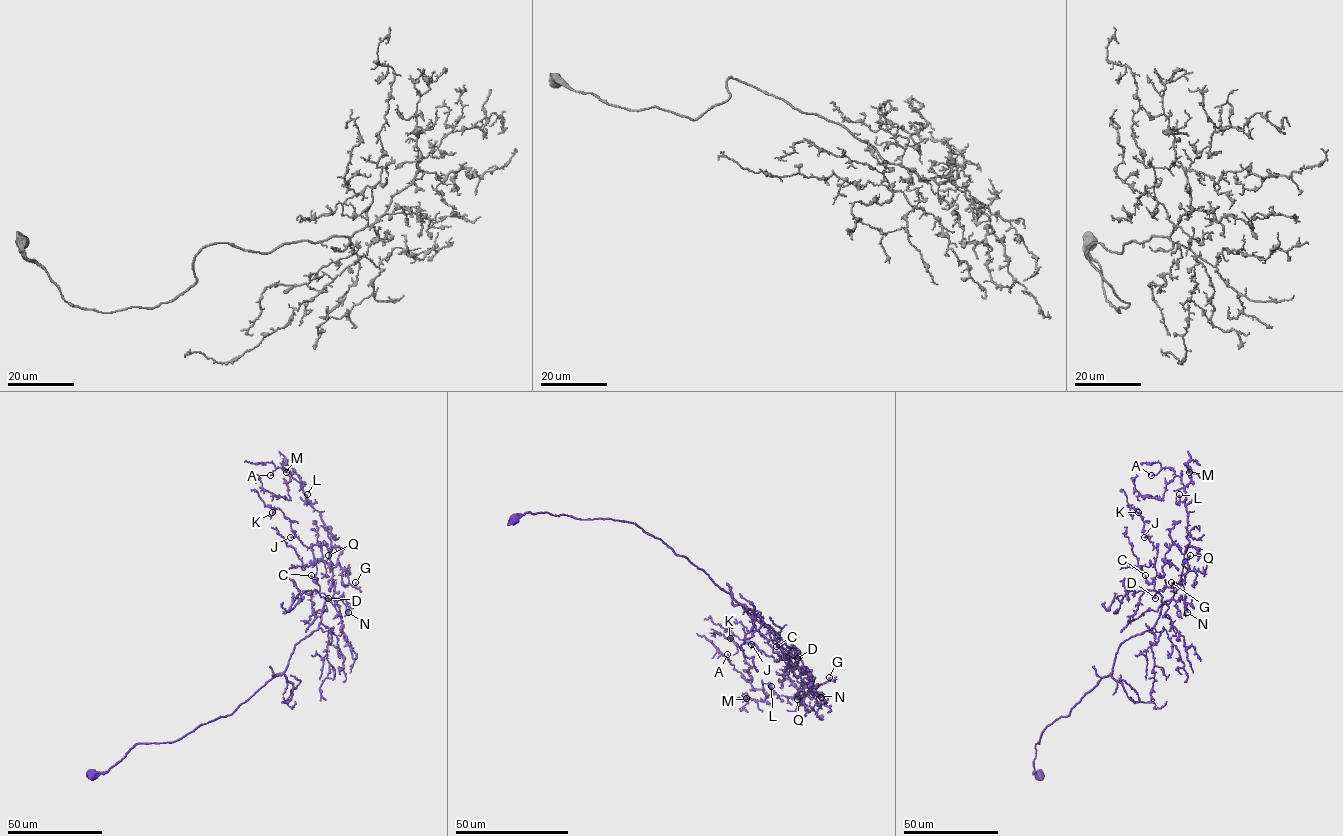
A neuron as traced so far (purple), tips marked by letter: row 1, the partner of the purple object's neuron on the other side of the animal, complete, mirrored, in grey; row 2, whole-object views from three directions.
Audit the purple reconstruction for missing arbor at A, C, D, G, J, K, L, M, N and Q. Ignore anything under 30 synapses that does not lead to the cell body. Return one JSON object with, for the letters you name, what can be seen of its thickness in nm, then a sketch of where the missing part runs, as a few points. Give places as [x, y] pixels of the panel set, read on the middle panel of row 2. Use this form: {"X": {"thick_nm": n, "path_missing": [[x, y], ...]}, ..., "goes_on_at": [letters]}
{"goes_on_at": []}

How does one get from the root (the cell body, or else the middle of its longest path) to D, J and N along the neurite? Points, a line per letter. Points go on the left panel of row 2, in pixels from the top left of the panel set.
D: (93, 775), (135, 744), (173, 742), (231, 714), (283, 672), (294, 646), (318, 629), (319, 594), (328, 598)
J: (93, 775), (135, 744), (231, 714), (283, 672), (325, 601), (312, 549), (290, 537)
N: (93, 775), (135, 744), (231, 714), (283, 672), (326, 601), (348, 612)

